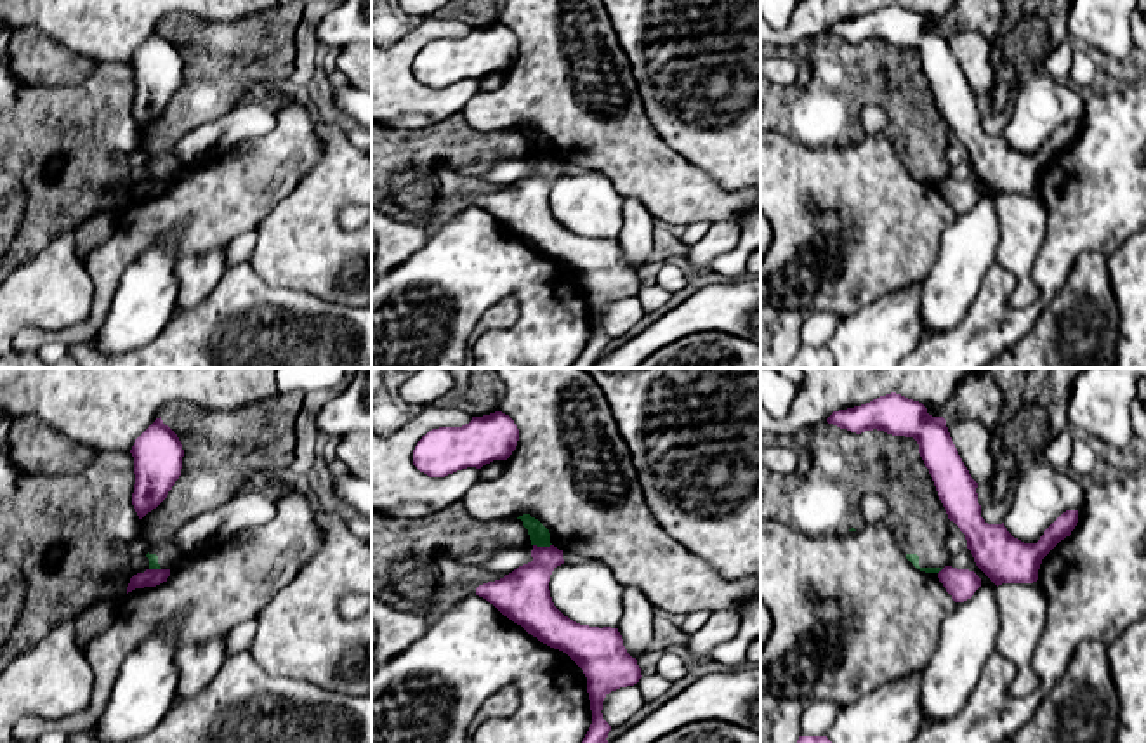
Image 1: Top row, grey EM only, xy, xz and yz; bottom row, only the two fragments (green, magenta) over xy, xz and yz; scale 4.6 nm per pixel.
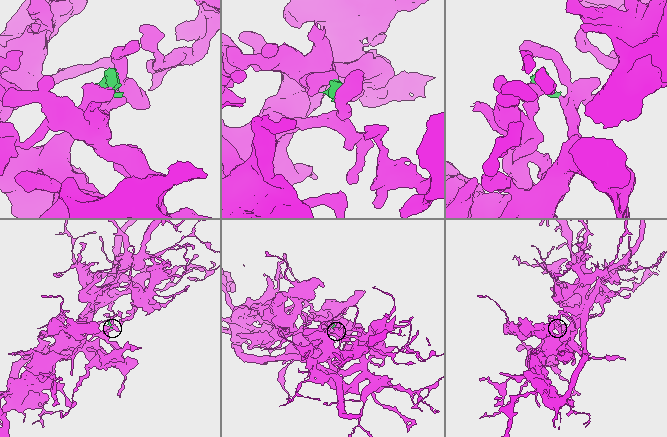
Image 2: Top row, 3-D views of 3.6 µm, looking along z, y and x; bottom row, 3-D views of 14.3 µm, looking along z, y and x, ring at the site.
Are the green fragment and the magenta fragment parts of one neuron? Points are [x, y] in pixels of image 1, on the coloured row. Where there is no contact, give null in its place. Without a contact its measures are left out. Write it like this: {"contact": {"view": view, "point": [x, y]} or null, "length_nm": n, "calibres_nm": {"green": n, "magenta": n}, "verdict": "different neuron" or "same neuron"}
{"contact": {"view": "xz", "point": [542, 545]}, "length_nm": 90, "calibres_nm": {"green": 90, "magenta": 240}, "verdict": "different neuron"}

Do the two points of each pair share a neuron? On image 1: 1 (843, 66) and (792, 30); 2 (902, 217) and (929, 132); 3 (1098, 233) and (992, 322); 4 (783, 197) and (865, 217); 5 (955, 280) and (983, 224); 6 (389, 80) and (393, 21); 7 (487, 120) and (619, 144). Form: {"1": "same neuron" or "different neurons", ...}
{"1": "different neurons", "2": "different neurons", "3": "same neuron", "4": "same neuron", "5": "same neuron", "6": "different neurons", "7": "same neuron"}

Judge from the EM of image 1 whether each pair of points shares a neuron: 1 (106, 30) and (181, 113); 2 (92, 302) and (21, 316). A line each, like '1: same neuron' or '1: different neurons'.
1: different neurons
2: same neuron

